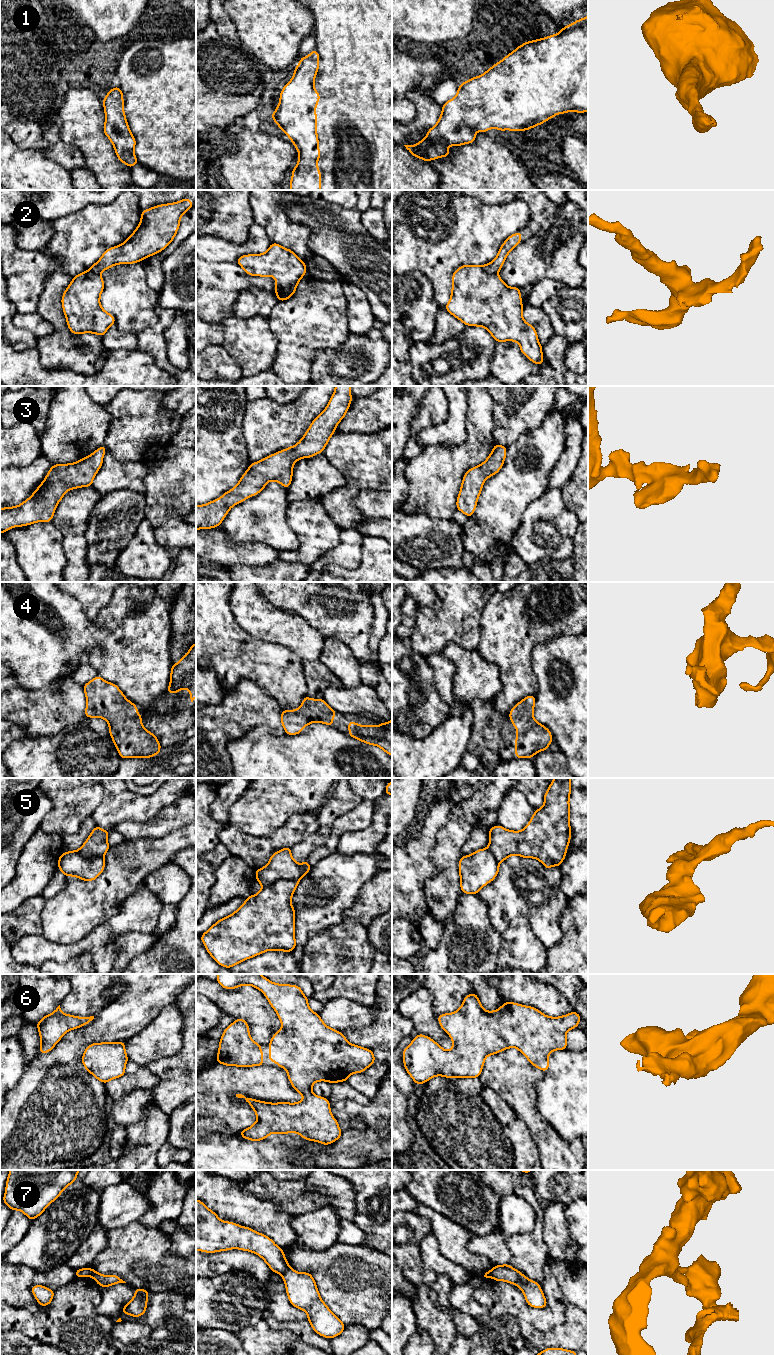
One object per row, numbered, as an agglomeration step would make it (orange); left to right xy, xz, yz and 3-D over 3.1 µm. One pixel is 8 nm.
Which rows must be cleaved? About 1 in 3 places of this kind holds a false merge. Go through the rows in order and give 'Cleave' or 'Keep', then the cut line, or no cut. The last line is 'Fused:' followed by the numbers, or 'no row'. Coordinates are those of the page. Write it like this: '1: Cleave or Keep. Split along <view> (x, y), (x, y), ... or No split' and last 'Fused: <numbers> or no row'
1: Keep. No split
2: Cleave. Split along yz (480, 266), (488, 272), (496, 273)
3: Keep. No split
4: Keep. No split
5: Cleave. Split along xz (299, 878), (277, 880), (272, 884), (262, 887)
6: Keep. No split
7: Cleave. Split along xz (290, 1267), (281, 1274)
Fused: 2, 5, 7

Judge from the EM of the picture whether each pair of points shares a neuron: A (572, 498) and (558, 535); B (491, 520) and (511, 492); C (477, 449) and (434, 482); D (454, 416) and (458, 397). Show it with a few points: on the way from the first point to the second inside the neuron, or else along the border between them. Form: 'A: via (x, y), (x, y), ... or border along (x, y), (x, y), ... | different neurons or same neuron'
A: border along (561, 490), (563, 503), (577, 518) | different neurons
B: via (498, 513), (504, 499) | same neuron
C: via (466, 456), (455, 461), (445, 471) | same neuron
D: via (457, 411), (458, 402) | same neuron

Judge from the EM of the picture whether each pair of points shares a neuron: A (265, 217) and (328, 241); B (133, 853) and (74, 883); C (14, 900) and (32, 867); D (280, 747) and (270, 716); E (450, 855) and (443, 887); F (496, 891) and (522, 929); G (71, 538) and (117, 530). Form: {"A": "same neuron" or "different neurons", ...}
{"A": "different neurons", "B": "same neuron", "C": "same neuron", "D": "different neurons", "E": "same neuron", "F": "different neurons", "G": "different neurons"}

